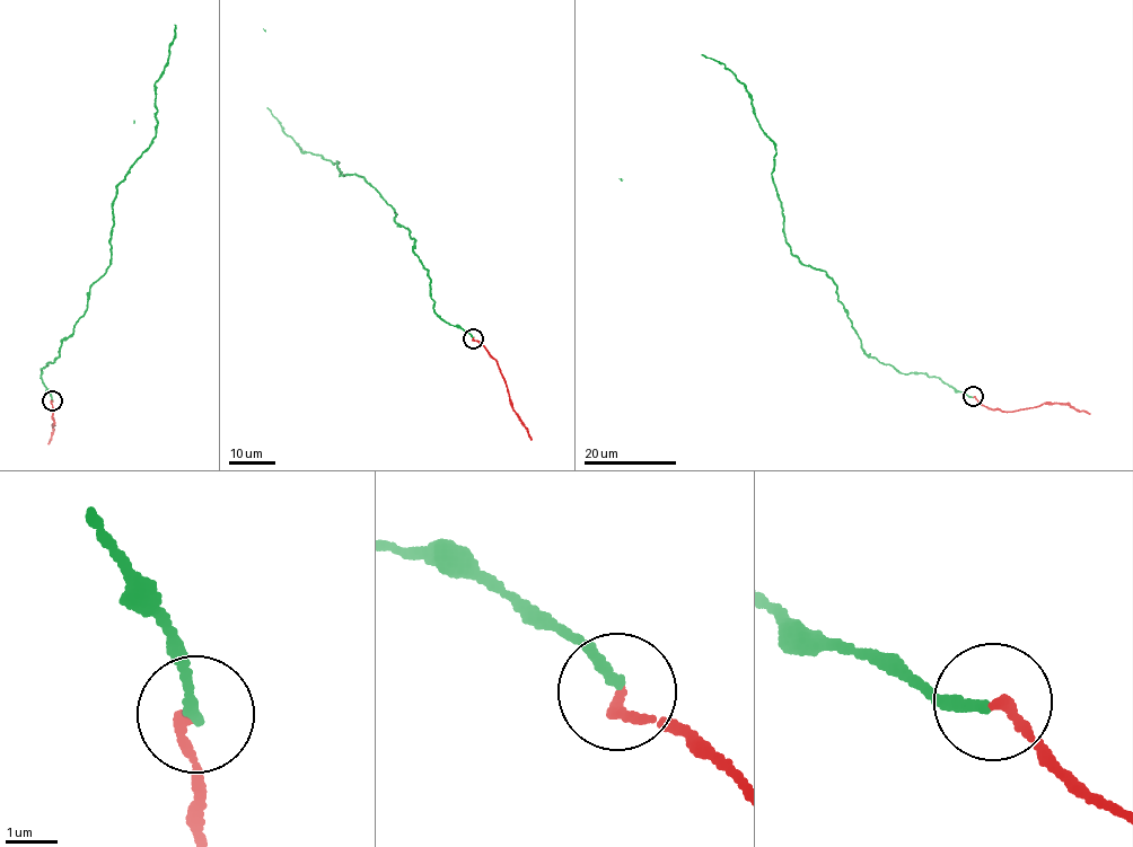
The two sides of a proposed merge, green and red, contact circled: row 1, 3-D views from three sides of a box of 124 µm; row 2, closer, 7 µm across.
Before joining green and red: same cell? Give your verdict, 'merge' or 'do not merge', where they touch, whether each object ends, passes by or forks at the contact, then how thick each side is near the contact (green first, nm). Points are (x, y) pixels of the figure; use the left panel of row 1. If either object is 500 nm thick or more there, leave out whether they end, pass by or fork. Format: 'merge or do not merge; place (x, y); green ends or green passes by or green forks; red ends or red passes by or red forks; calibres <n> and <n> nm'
merge; place (52, 400); green ends; red ends; calibres 200 and 190 nm

